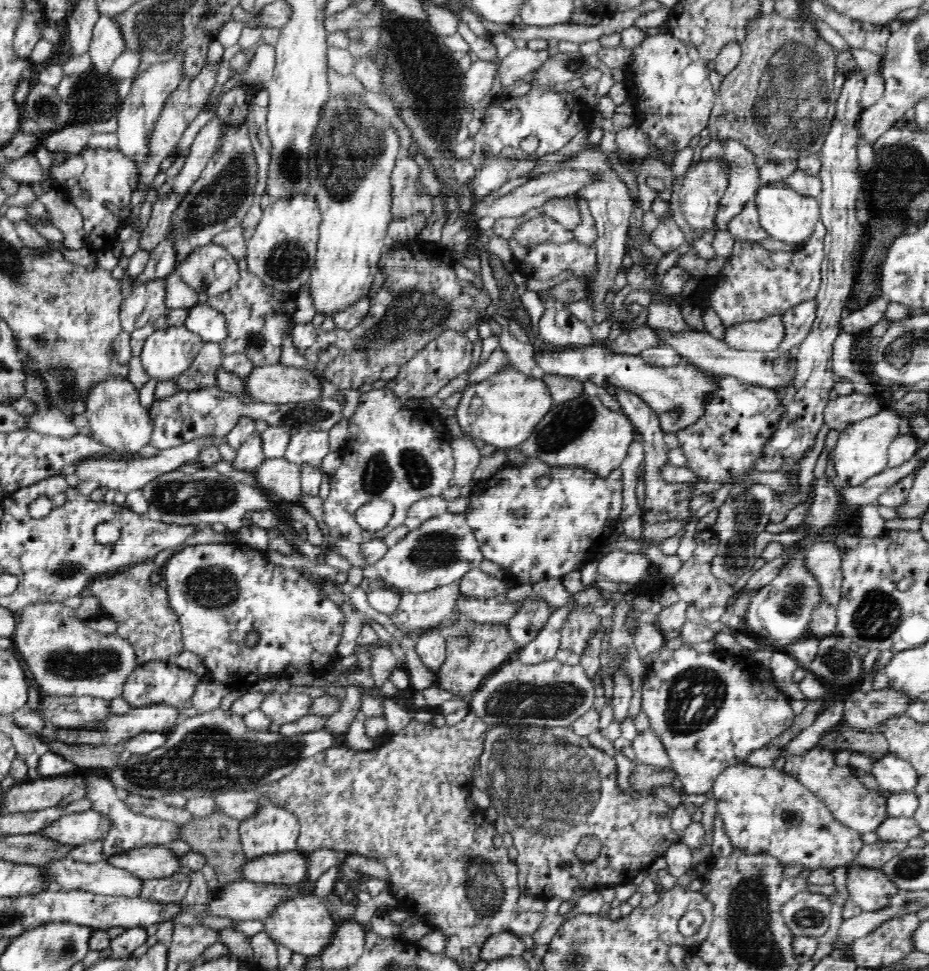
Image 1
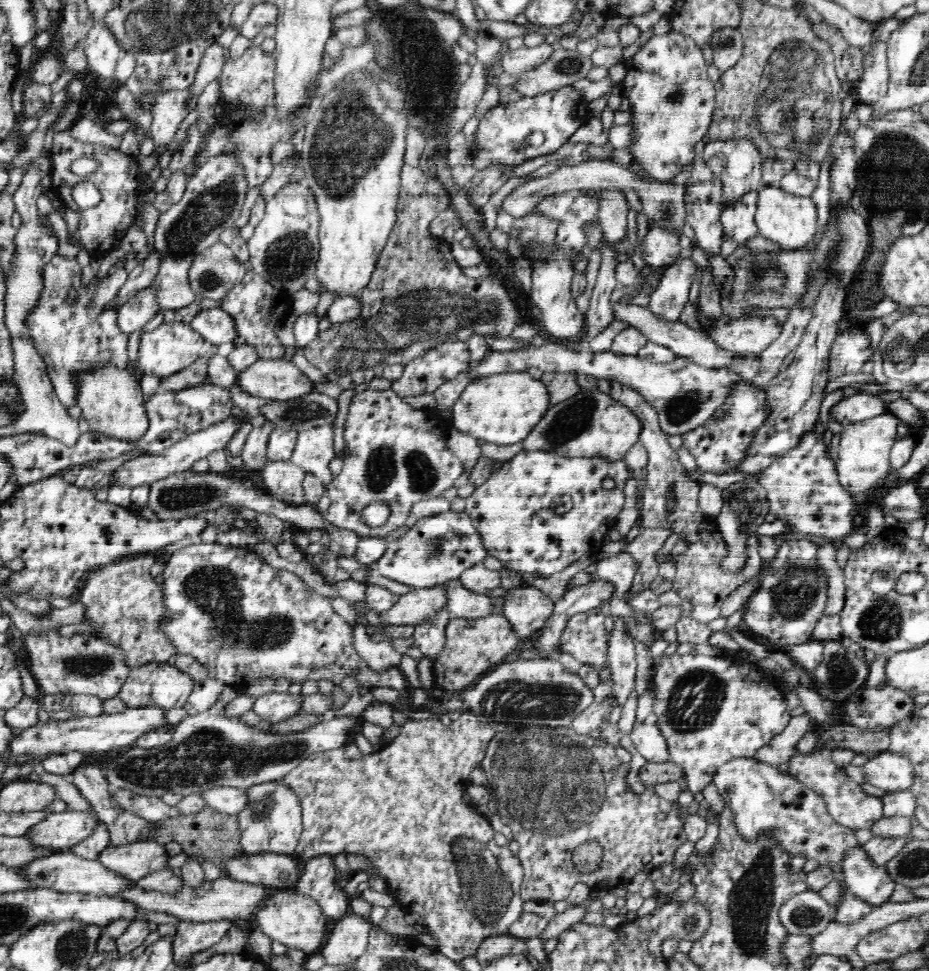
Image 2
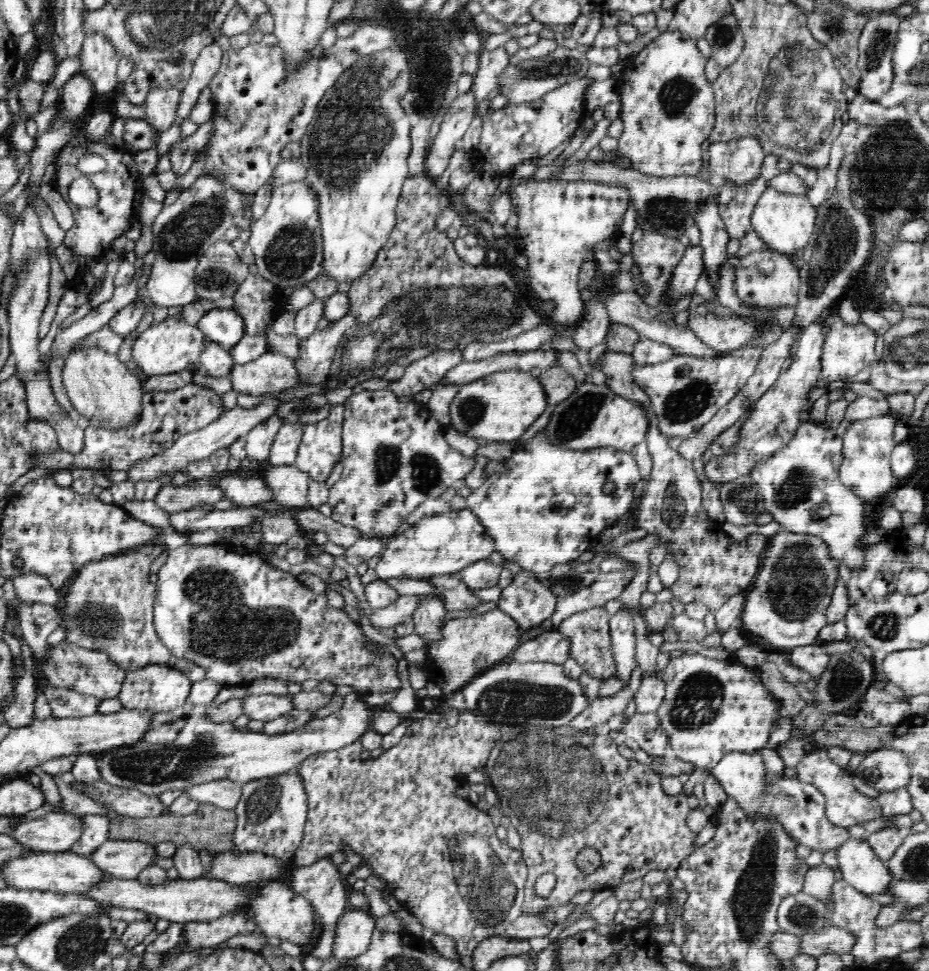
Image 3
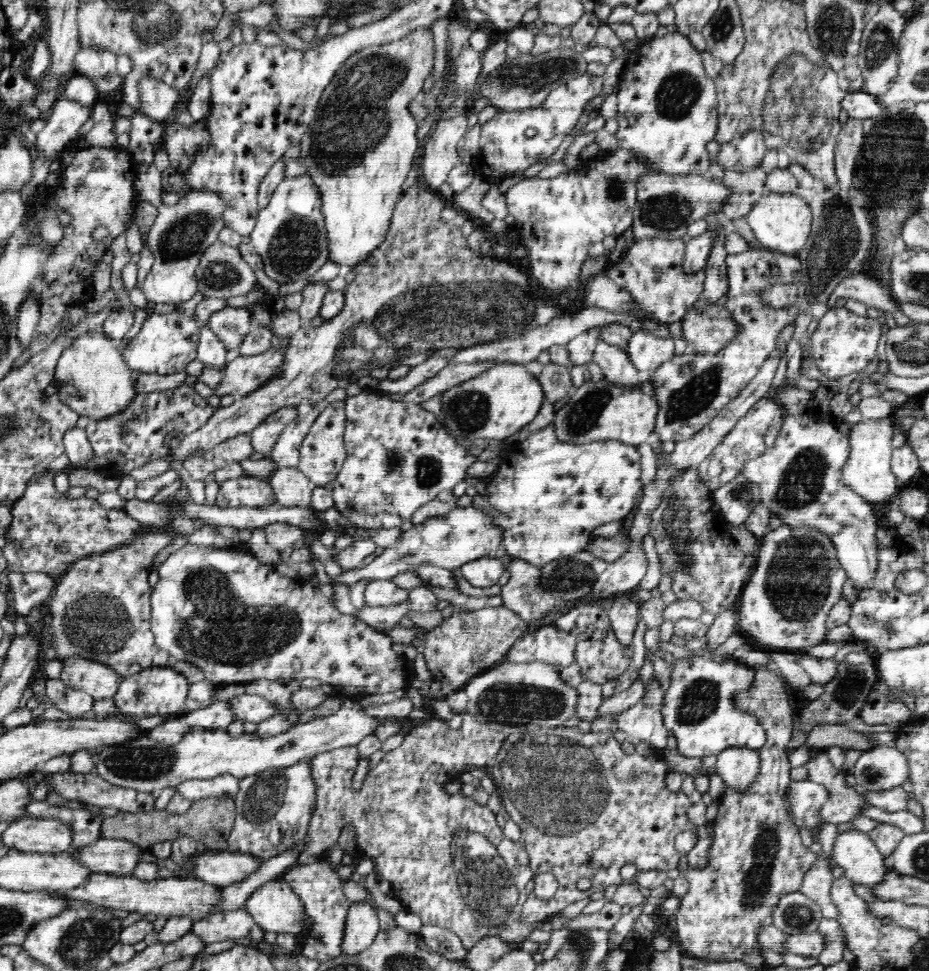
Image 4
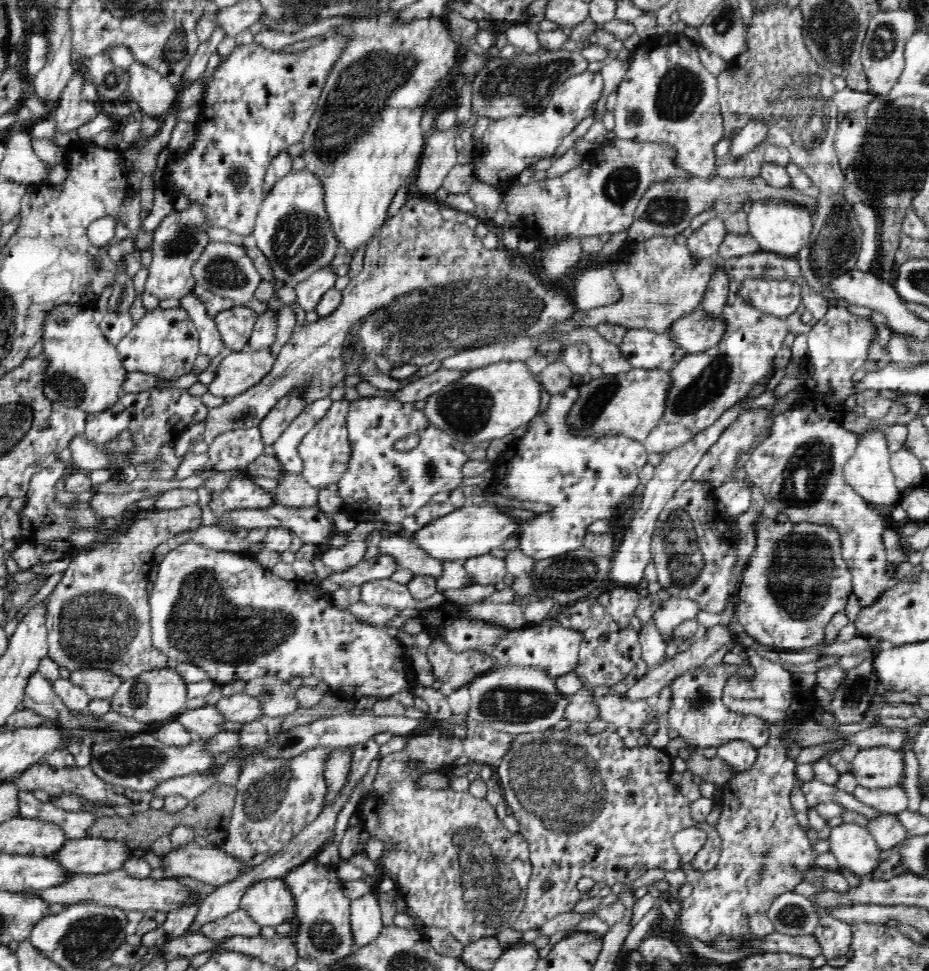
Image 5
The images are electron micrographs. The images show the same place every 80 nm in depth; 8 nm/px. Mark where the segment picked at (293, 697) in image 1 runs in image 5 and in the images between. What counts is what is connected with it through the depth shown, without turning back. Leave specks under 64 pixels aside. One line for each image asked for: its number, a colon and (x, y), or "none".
2: (274, 707)
3: (266, 707)
4: (248, 707)
5: (241, 707)

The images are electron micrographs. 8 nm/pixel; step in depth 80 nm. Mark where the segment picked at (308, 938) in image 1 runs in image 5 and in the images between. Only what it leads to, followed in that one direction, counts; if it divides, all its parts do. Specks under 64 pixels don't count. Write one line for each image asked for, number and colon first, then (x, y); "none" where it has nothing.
2: (295, 920)
3: (278, 911)
4: (274, 906)
5: (268, 902)

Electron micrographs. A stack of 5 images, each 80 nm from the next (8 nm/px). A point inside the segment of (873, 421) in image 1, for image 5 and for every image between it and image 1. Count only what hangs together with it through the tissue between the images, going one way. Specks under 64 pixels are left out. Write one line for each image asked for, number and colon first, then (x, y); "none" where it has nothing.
2: (863, 463)
3: (866, 469)
4: (868, 472)
5: (868, 471)

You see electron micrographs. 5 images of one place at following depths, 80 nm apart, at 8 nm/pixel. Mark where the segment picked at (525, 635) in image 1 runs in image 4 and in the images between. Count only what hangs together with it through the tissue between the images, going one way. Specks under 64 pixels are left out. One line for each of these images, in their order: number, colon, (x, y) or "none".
2: (527, 608)
3: (529, 602)
4: (523, 594)

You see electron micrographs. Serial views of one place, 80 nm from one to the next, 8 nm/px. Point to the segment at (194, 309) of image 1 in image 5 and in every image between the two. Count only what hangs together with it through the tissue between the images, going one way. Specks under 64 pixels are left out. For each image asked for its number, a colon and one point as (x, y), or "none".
2: (216, 326)
3: (226, 328)
4: (231, 325)
5: (235, 325)

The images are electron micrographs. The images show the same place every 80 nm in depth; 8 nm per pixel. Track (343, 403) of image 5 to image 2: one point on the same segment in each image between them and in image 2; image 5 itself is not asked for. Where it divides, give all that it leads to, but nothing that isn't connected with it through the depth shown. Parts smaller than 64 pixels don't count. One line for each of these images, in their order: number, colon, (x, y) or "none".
2: (314, 448)
3: (320, 448)
4: (322, 453)

